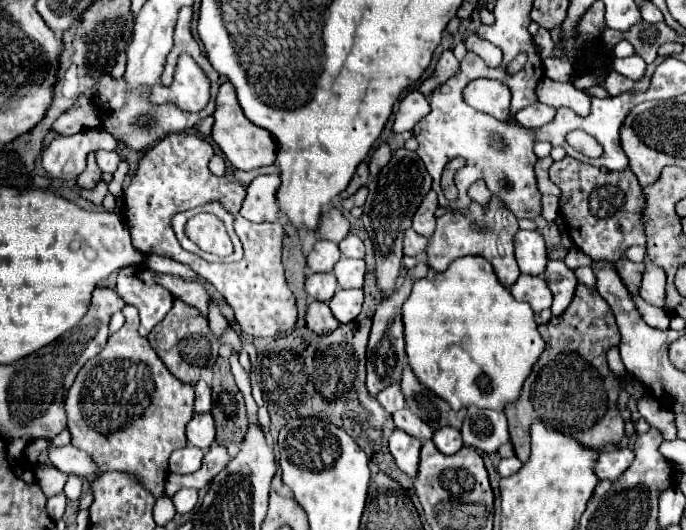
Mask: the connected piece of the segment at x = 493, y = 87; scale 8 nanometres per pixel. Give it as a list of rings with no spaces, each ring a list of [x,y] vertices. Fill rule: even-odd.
[[[477,78],[465,86],[463,96],[471,108],[485,112],[485,114],[491,114],[497,120],[507,120],[507,116],[509,116],[511,92],[499,80]]]

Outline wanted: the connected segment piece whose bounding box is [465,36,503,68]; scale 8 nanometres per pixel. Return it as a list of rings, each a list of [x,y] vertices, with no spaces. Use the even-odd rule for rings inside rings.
[[[469,36],[465,40],[465,46],[467,50],[471,50],[471,52],[479,54],[479,56],[485,60],[485,64],[487,64],[487,66],[497,68],[497,66],[501,64],[503,54],[501,54],[501,50],[499,50],[497,46],[489,44],[489,42],[485,42],[485,40],[479,40],[477,36]]]

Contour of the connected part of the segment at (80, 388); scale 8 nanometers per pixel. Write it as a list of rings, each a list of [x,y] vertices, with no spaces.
[[[127,306],[123,314],[125,314],[125,326],[117,334],[111,334],[101,354],[89,360],[81,368],[73,386],[69,388],[69,394],[65,400],[65,412],[69,418],[67,428],[73,436],[71,444],[79,450],[85,450],[97,464],[95,476],[87,478],[89,484],[95,482],[103,472],[123,470],[123,472],[135,474],[141,480],[141,484],[157,498],[157,496],[165,496],[165,478],[169,474],[171,452],[187,444],[185,426],[193,418],[195,392],[193,392],[193,386],[177,380],[161,362],[161,358],[155,354],[149,340],[139,336],[137,308]]]

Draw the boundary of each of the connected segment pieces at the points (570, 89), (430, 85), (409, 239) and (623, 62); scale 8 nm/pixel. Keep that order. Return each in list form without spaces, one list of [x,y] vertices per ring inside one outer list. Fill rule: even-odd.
[[[543,78],[537,86],[537,100],[553,108],[567,106],[581,116],[587,116],[589,112],[589,96],[583,90],[577,90],[571,82],[555,82]]]
[[[445,50],[445,52],[441,54],[441,58],[439,58],[437,66],[435,66],[435,72],[433,72],[427,80],[423,80],[423,82],[421,82],[419,92],[421,92],[421,94],[425,94],[425,96],[429,96],[437,86],[441,86],[443,82],[447,82],[453,74],[457,74],[457,68],[459,68],[457,58],[453,56],[453,52],[451,52],[451,50]]]
[[[407,230],[405,232],[405,242],[403,242],[403,254],[407,256],[421,256],[425,246],[427,246],[427,238],[423,238],[421,234],[417,234],[415,230]]]
[[[633,54],[633,56],[627,56],[627,58],[613,58],[613,68],[619,74],[623,74],[623,76],[627,76],[631,80],[639,80],[639,78],[643,78],[647,64],[645,64],[645,60],[641,56]]]

